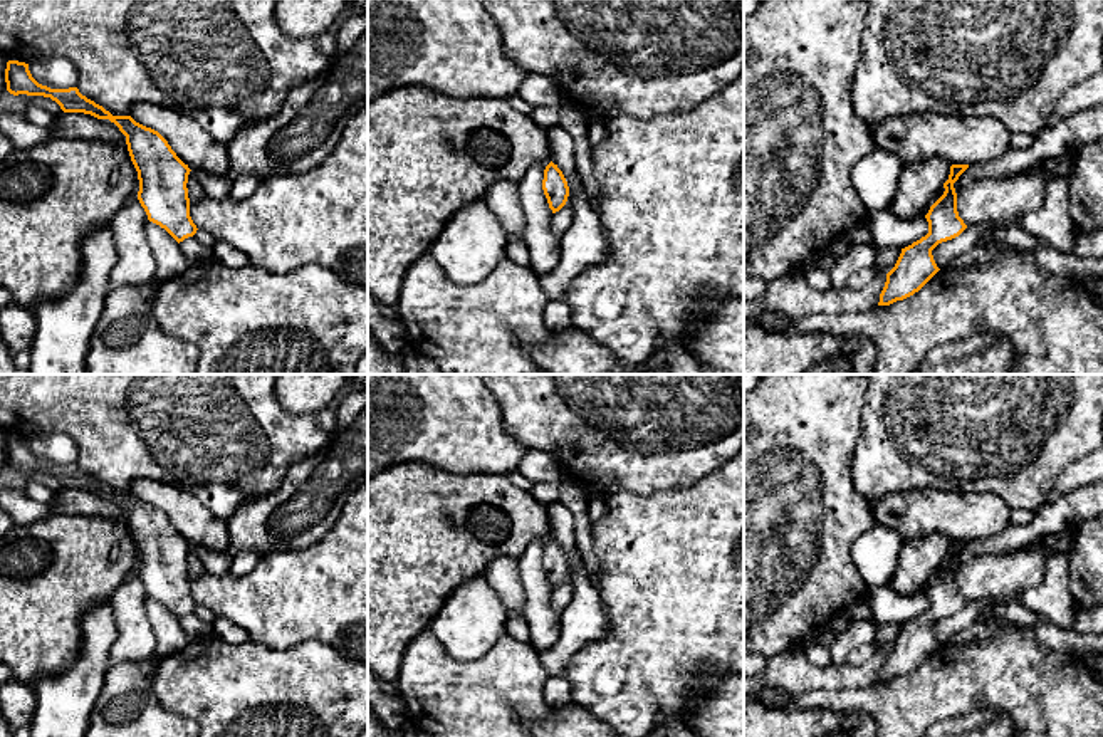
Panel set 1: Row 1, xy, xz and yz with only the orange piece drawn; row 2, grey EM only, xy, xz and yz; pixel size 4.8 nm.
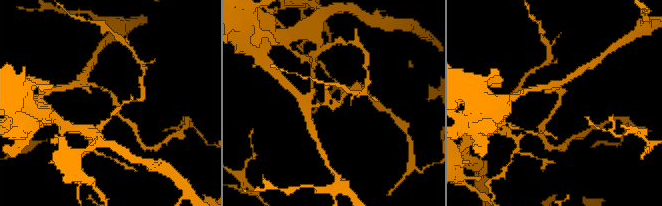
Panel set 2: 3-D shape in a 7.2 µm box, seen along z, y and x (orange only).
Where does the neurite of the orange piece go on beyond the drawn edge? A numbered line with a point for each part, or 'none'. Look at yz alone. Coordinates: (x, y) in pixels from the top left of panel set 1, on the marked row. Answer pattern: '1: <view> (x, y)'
none

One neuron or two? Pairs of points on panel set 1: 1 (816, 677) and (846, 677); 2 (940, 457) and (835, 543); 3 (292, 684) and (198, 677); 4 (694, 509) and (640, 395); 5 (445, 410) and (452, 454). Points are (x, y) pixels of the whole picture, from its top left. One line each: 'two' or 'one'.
1: one
2: two
3: one
4: two
5: one

